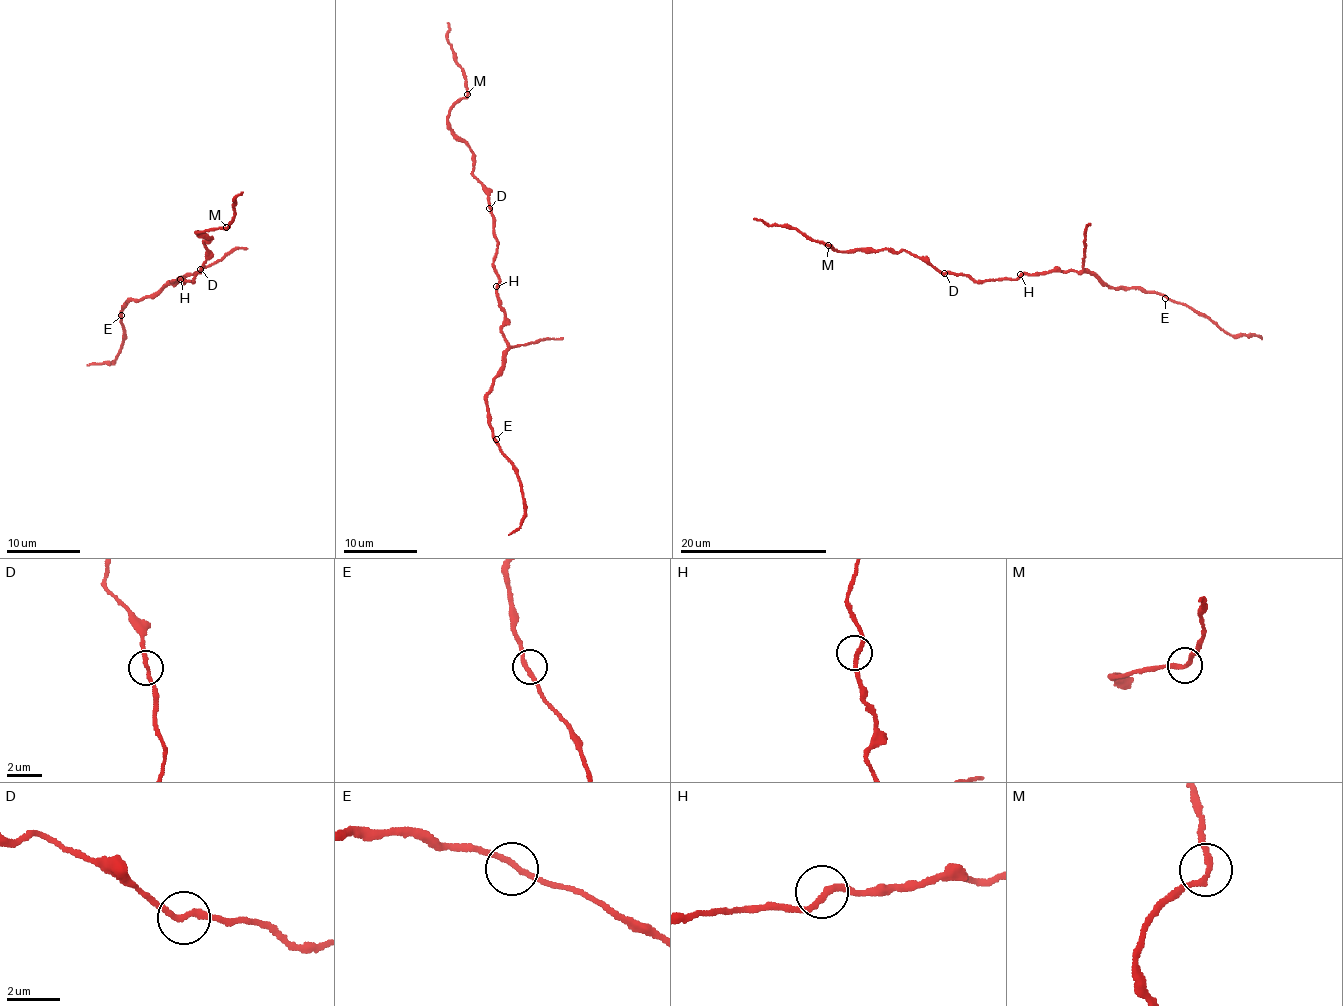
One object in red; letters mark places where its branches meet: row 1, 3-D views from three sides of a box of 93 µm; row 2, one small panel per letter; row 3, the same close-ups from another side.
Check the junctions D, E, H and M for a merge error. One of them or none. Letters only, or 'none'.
none

